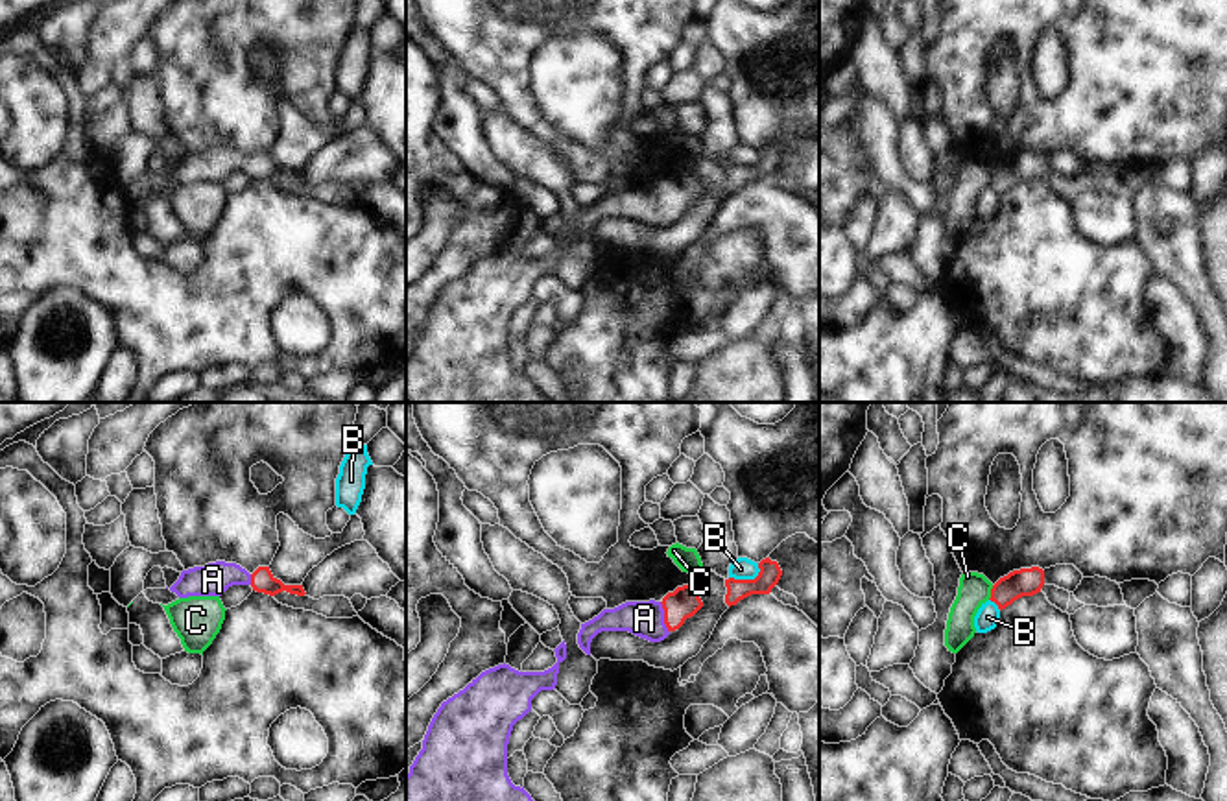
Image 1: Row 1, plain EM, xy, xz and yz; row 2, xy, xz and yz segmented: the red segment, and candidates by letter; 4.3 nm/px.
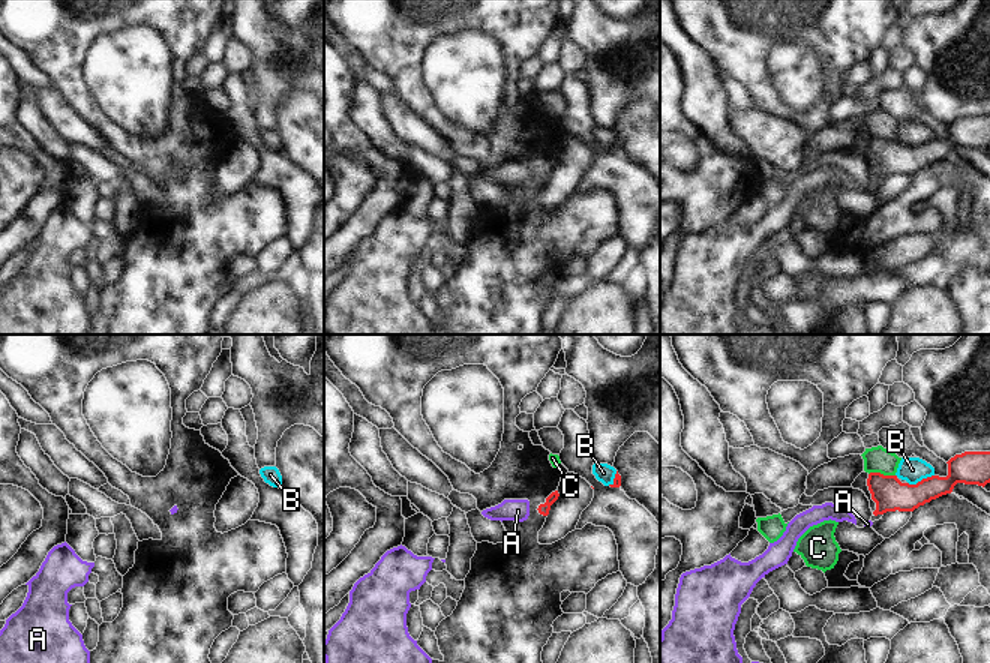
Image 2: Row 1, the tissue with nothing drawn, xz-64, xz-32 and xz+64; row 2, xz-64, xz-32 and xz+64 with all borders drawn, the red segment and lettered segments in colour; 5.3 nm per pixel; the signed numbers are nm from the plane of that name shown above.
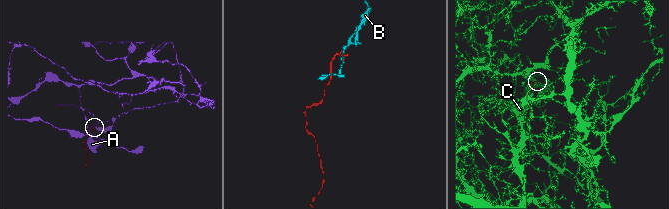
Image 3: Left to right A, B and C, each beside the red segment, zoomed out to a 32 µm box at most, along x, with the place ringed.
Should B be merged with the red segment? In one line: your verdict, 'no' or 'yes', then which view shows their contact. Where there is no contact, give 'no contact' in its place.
no | xz

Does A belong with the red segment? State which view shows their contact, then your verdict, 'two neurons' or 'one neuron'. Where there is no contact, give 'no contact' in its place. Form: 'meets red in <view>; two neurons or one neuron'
meets red in xz; one neuron

